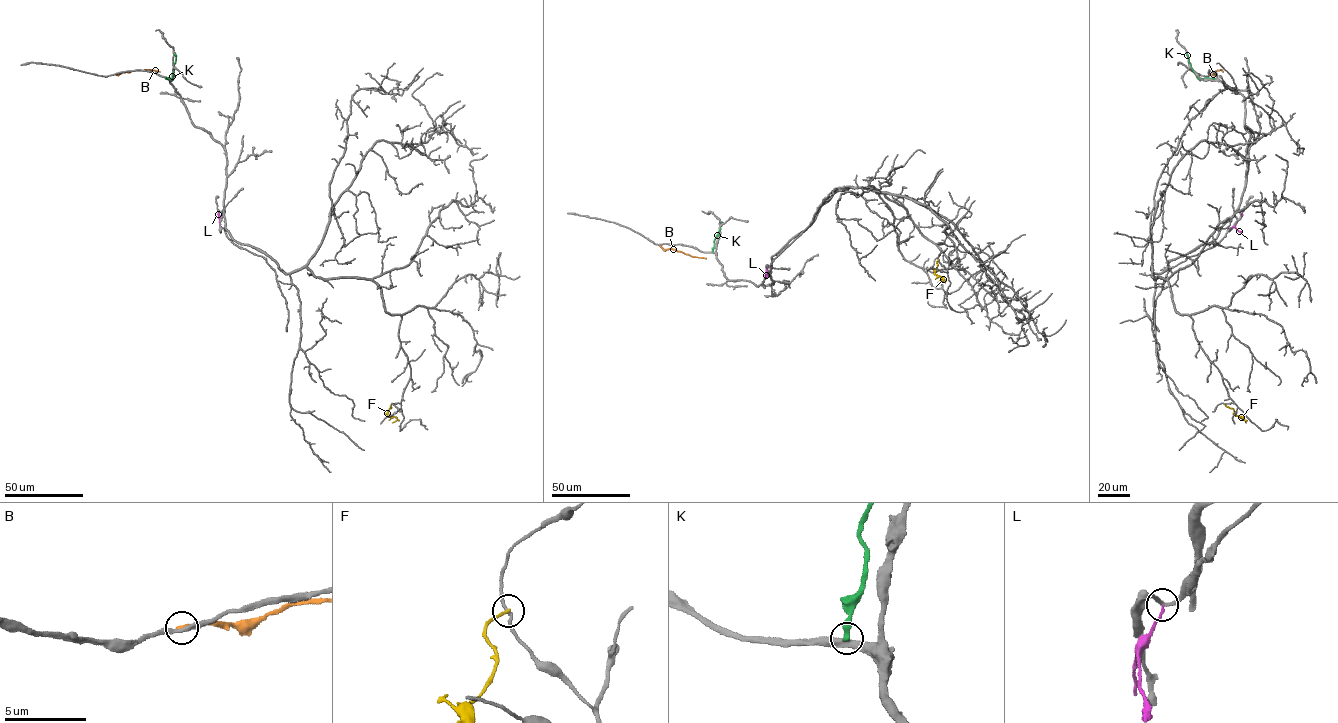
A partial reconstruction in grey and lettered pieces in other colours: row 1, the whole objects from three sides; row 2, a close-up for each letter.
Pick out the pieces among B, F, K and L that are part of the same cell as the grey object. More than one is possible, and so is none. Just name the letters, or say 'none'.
none

